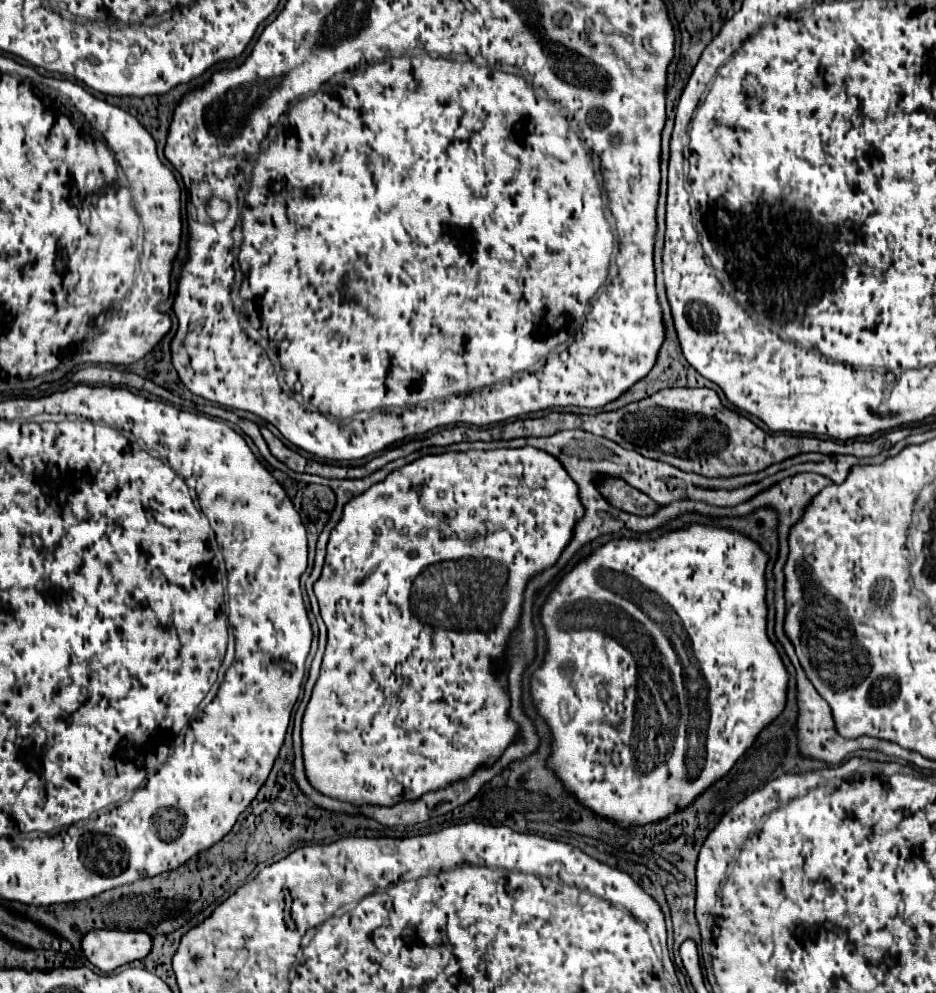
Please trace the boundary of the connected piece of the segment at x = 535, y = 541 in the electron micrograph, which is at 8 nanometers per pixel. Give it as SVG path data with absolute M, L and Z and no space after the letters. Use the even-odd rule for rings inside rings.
M536 447L424 455L414 463L392 471L382 483L372 485L360 497L348 501L340 523L330 535L322 577L314 583L320 613L328 627L328 645L320 677L312 689L302 721L302 751L308 781L312 781L320 793L356 805L362 805L364 801L374 805L394 805L404 797L420 797L432 789L440 789L440 785L448 785L448 781L456 781L456 777L468 777L472 769L490 765L500 757L500 751L514 741L518 725L508 719L510 701L506 679L496 677L494 667L504 651L504 643L518 625L526 581L548 565L554 565L564 545L568 545L568 537L572 537L572 521L576 521L580 513L584 511L580 509L580 501L576 501L576 483L568 477L556 457ZM490 563L506 569L506 575L488 575L492 573Z

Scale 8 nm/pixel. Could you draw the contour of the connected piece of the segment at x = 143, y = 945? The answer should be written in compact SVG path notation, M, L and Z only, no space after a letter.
M94 929L82 937L84 957L104 973L144 959L150 949L152 939L148 933L142 931Z

